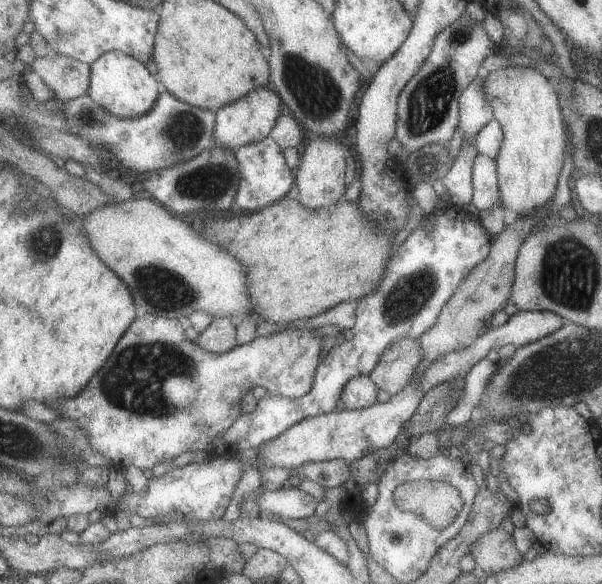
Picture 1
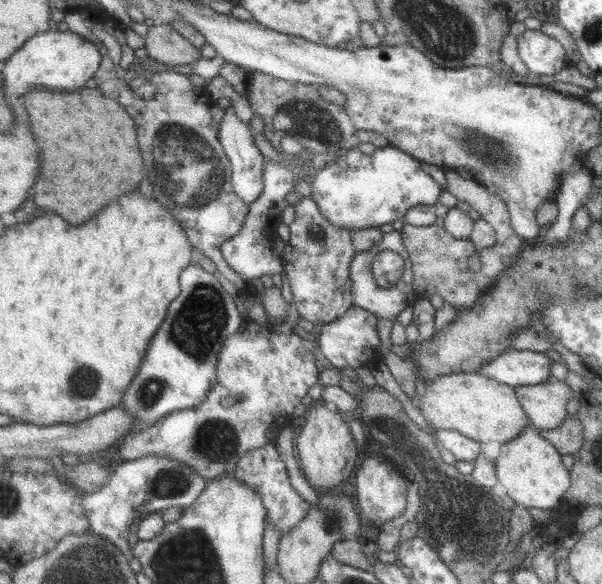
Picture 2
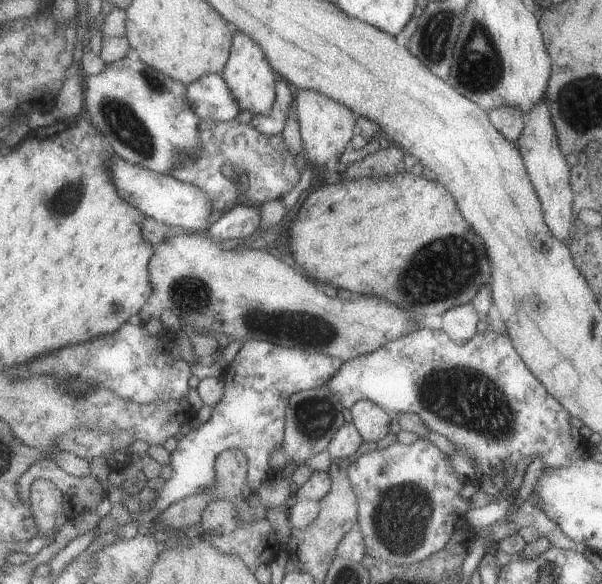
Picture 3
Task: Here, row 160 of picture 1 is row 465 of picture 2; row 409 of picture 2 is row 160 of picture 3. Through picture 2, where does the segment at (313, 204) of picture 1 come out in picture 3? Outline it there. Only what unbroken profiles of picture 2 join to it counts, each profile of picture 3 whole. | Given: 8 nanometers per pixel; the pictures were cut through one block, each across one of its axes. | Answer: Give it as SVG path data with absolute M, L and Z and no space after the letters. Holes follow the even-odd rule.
M297 90L295 112L301 126L301 140L305 148L305 158L311 166L331 166L333 162L351 146L351 138L357 134L357 114L343 102L317 92L317 90Z

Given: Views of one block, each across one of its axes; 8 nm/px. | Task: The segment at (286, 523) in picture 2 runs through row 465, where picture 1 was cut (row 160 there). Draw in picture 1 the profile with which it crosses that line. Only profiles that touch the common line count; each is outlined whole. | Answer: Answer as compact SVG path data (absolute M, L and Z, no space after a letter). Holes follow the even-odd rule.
M273 136L261 140L257 144L247 144L235 152L237 152L237 160L239 160L239 170L243 176L241 188L237 194L237 208L247 210L247 214L261 212L261 210L285 200L285 196L291 194L293 184L297 184L297 176L287 162L283 146Z

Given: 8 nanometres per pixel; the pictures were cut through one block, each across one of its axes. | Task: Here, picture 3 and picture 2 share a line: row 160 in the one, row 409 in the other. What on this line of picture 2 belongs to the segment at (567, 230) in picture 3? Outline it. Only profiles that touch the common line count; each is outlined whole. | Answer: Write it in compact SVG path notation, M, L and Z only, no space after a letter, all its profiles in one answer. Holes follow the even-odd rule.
M549 376L547 382L537 386L517 386L515 396L519 398L529 424L537 430L553 430L567 418L565 406L571 402L573 392L565 382Z

